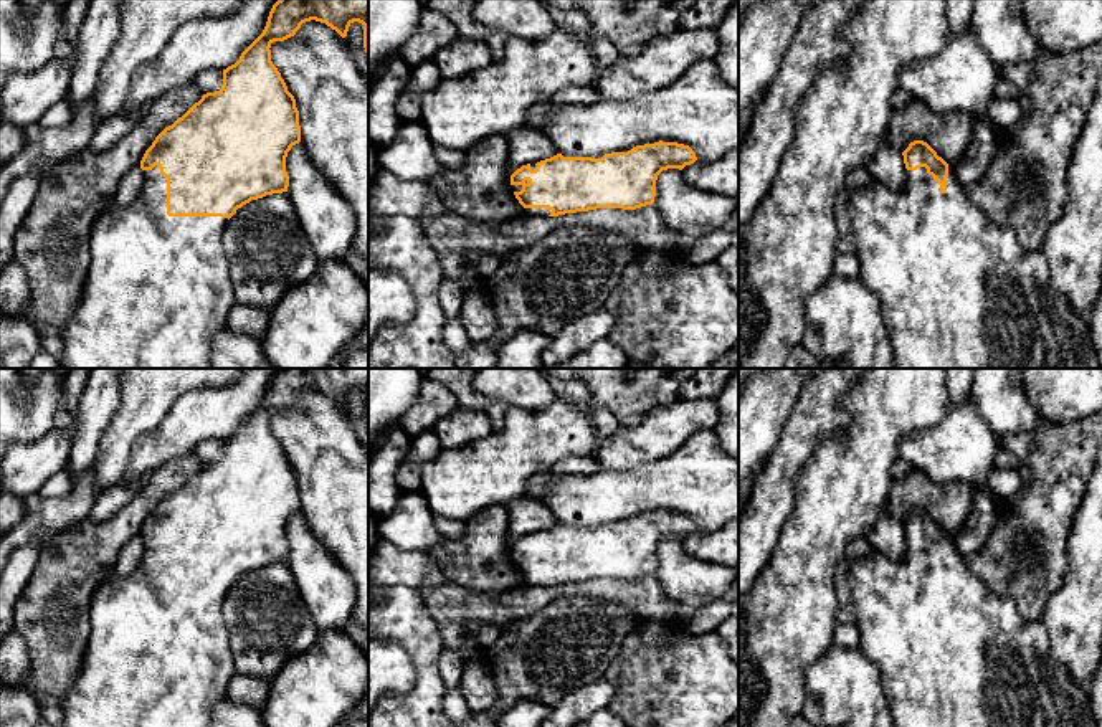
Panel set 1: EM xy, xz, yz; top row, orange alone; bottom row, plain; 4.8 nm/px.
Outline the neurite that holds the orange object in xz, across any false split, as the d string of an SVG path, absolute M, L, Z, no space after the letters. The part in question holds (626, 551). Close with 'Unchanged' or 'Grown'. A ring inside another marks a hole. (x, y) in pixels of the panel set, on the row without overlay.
M701 430L661 461L623 471L600 469L590 476L565 476L547 489L544 501L558 524L522 535L511 545L511 558L525 585L558 587L596 578L636 580L654 573L656 550L663 540L682 540L696 530L715 530L739 520L739 459L722 448L714 430Z. Grown

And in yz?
M914 511L902 522L907 539L907 554L900 563L892 562L881 552L856 560L848 572L856 625L861 633L859 651L879 669L882 692L886 696L894 727L1097 727L1092 714L1089 687L1076 682L1066 666L1054 661L1049 653L1047 631L1043 620L1026 621L1021 618L1013 600L993 593L967 565L958 552L953 535L948 535L924 511Z. Grown

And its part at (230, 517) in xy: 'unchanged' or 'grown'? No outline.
grown

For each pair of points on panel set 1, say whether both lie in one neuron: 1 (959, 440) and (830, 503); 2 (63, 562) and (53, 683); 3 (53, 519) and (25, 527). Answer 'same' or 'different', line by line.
1: different
2: same
3: same

